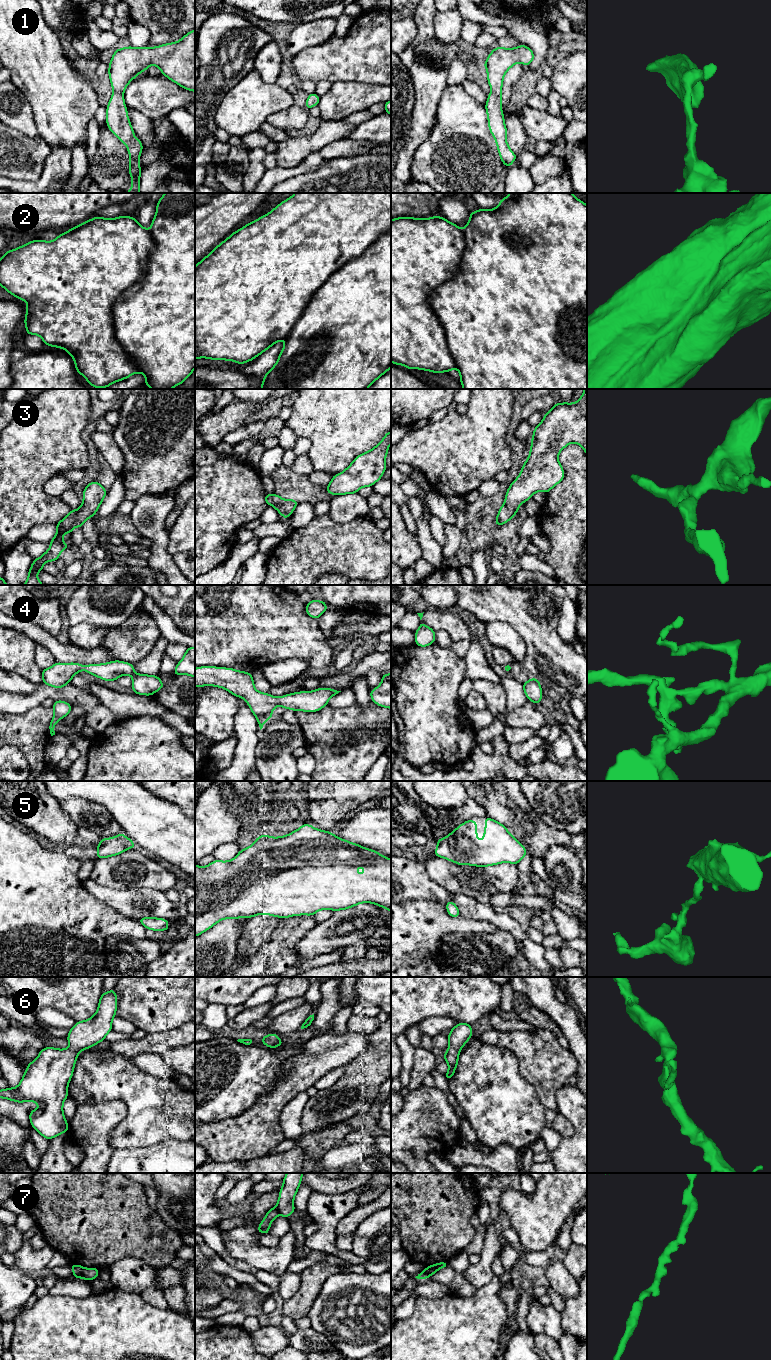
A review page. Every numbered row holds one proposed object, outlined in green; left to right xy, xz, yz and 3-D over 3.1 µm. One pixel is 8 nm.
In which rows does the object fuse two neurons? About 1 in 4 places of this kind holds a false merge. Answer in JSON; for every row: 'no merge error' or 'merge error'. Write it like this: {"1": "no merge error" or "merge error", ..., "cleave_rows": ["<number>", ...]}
{"1": "no merge error", "2": "merge error", "3": "no merge error", "4": "no merge error", "5": "no merge error", "6": "no merge error", "7": "merge error", "cleave_rows": ["2", "7"]}

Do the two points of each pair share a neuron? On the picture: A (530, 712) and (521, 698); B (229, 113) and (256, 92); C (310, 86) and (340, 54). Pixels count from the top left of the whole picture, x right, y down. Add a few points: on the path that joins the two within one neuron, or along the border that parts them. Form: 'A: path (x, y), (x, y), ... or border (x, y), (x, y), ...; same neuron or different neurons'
A: border (528, 700), (505, 714); different neurons
B: path (236, 112), (249, 99); same neuron
C: border (315, 82), (303, 80), (299, 84); different neurons

